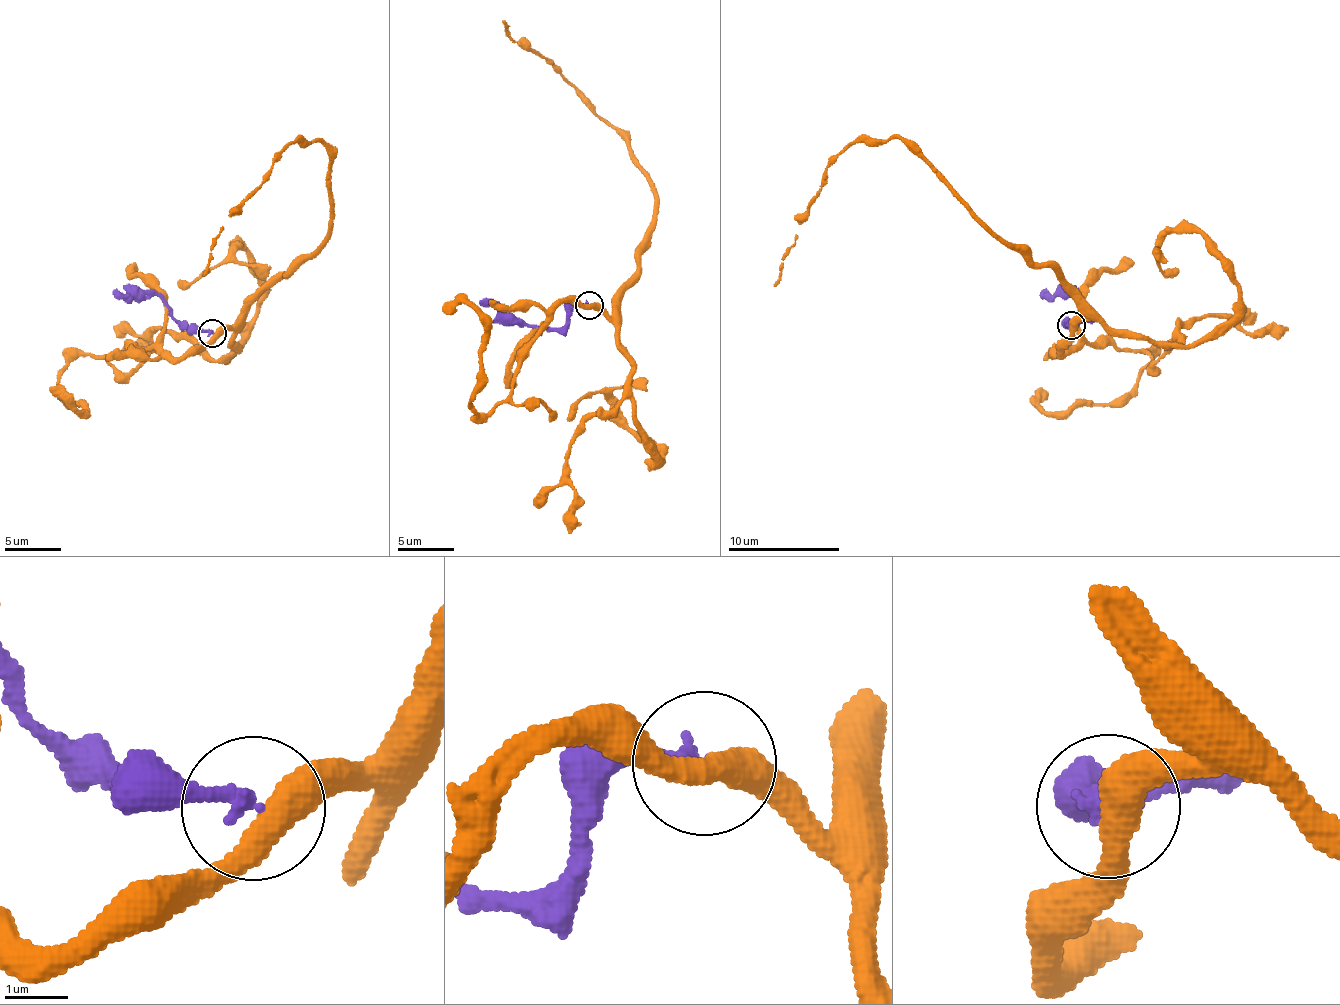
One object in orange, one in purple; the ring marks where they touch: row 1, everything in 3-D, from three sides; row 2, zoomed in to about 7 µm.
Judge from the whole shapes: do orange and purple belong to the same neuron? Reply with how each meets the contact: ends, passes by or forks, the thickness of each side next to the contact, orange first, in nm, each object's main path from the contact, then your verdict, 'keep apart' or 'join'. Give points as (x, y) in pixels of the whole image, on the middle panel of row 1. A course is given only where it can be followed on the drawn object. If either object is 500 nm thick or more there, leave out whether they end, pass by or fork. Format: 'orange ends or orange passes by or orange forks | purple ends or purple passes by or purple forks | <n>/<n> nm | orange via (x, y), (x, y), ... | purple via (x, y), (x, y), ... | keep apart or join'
orange passes by | purple ends | 440/240 nm | orange via (590, 306), (609, 318), (637, 274), (654, 212), (648, 178), (630, 141), (501, 20) | purple via (590, 306), (576, 306), (570, 320), (557, 329), (510, 324), (495, 307), (480, 301) | keep apart

